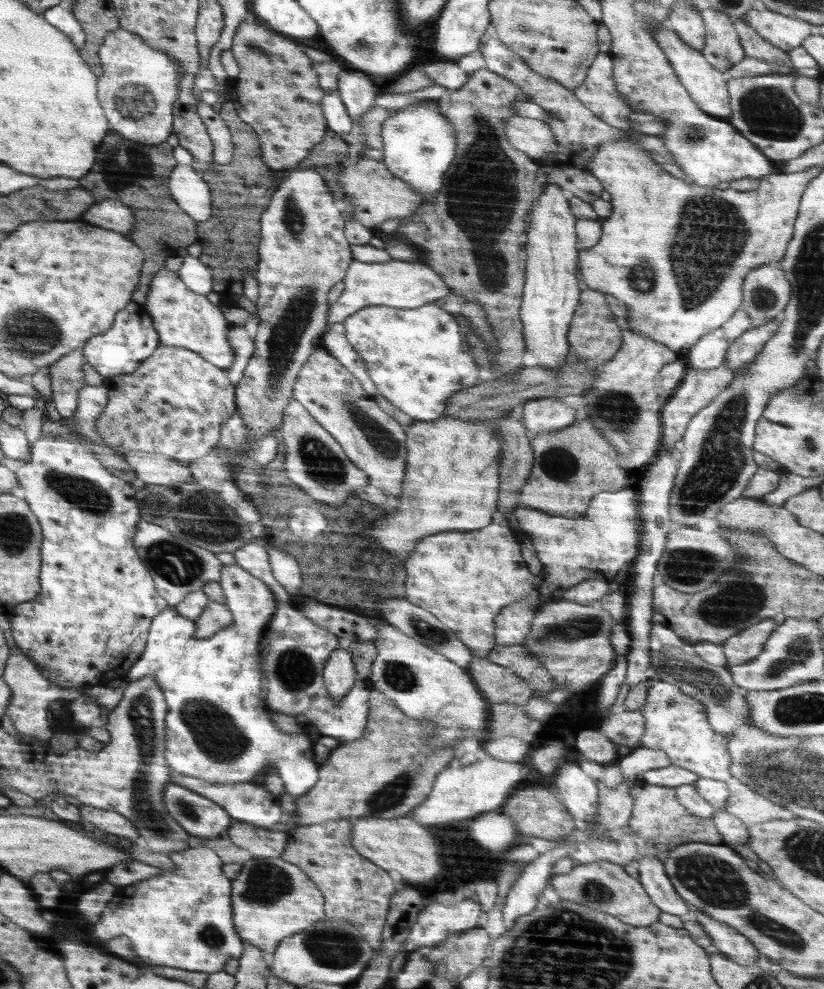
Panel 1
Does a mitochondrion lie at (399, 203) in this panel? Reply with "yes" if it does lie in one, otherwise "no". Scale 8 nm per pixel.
no

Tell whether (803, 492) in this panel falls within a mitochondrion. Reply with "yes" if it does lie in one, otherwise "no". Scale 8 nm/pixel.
no

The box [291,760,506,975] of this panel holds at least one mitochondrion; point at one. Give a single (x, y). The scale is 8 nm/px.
(333, 947)

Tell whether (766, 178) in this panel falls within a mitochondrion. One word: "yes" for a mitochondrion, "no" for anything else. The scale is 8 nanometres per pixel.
no

